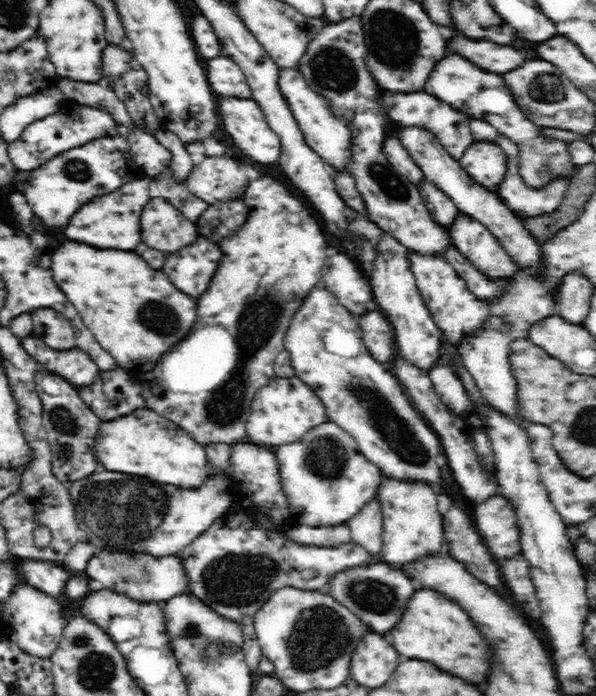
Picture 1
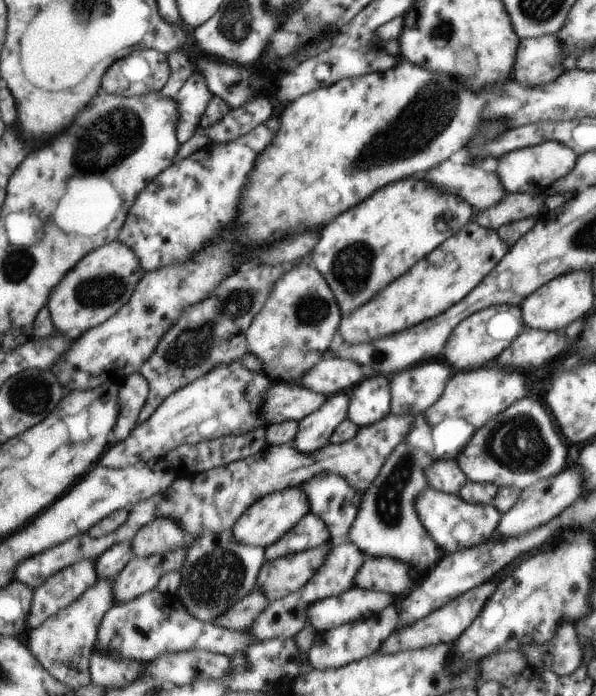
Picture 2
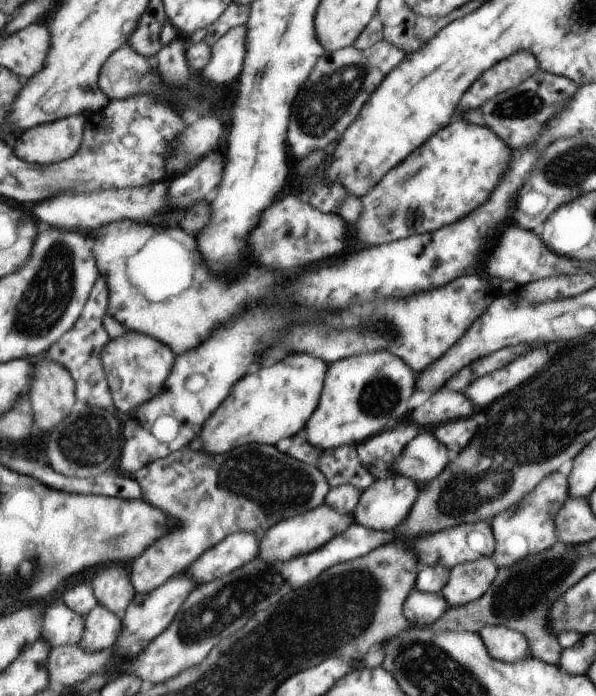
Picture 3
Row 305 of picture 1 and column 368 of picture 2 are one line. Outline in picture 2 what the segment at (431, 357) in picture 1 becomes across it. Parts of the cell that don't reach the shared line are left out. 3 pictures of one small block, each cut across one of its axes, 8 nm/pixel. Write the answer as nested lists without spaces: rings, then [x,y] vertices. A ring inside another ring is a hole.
[[[375,375],[353,387],[347,393],[346,418],[355,426],[373,425],[391,410],[391,388],[383,375]]]

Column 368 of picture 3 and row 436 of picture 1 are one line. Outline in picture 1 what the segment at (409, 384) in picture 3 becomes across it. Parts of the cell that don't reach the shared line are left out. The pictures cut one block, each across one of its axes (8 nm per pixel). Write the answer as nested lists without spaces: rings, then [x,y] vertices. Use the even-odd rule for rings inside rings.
[[[321,285],[310,290],[286,330],[283,344],[290,353],[292,368],[298,376],[310,380],[306,382],[308,386],[318,390],[328,420],[356,438],[359,452],[378,466],[384,476],[440,484],[446,462],[440,458],[438,435],[411,404],[399,380],[370,356],[359,319],[341,306],[329,290],[320,288]]]

